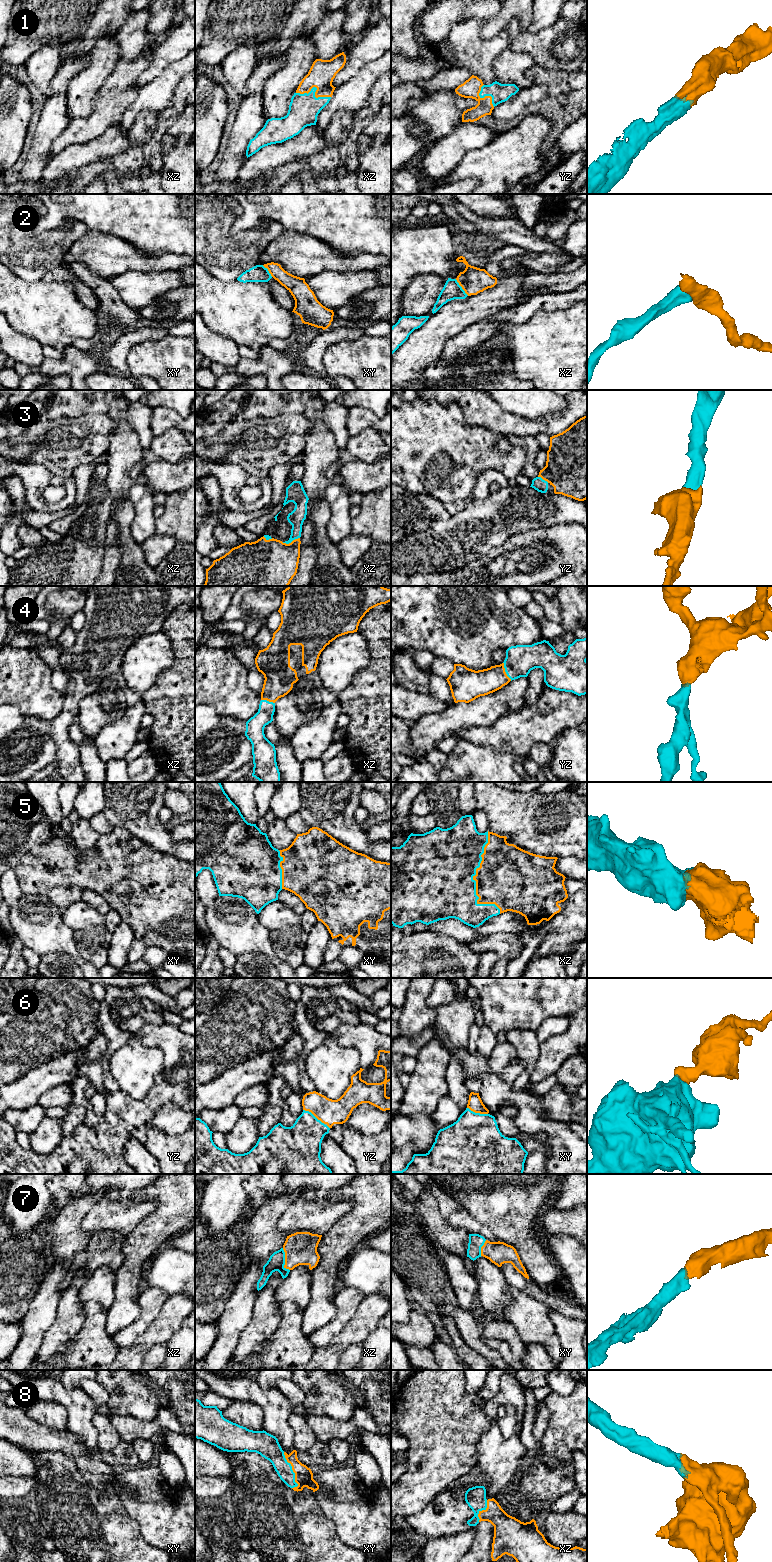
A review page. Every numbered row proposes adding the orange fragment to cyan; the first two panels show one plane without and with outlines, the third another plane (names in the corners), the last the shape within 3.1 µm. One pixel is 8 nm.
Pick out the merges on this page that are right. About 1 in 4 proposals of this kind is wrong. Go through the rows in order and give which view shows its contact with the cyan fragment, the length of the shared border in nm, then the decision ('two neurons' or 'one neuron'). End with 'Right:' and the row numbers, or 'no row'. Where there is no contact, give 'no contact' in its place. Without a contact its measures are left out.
1: xz | 280 nm | one neuron
2: xz | 170 nm | two neurons
3: xz | 150 nm | one neuron
4: yz | 170 nm | one neuron
5: xz | 650 nm | one neuron
6: yz | 220 nm | one neuron
7: xz | 190 nm | one neuron
8: xy | 300 nm | one neuron
Right: 1, 3, 4, 5, 6, 7, 8

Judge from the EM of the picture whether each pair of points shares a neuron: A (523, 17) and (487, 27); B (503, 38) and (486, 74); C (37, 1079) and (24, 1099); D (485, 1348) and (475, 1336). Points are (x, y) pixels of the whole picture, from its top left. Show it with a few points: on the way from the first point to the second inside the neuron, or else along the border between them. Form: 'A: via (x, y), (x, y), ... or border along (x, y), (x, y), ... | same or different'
A: via (514, 14), (507, 14), (496, 24) | same
B: via (494, 47), (486, 55), (486, 65) | same
C: via (33, 1084), (24, 1094) | same
D: via (482, 1345), (476, 1339) | same

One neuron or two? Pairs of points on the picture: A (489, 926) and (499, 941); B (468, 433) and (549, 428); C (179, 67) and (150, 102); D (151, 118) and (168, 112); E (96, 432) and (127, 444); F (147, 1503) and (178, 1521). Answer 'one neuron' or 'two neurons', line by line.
A: two neurons
B: two neurons
C: one neuron
D: two neurons
E: two neurons
F: one neuron

